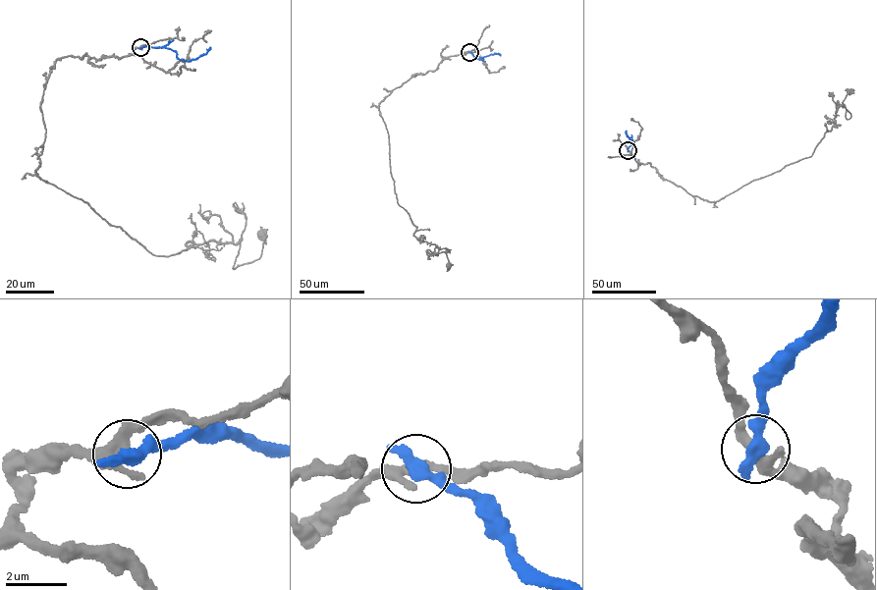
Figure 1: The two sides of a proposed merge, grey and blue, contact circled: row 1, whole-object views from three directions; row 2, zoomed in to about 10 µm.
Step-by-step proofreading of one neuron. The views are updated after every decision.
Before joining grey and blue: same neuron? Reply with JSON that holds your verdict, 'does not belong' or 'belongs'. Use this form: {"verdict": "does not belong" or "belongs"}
{"verdict": "does not belong"}

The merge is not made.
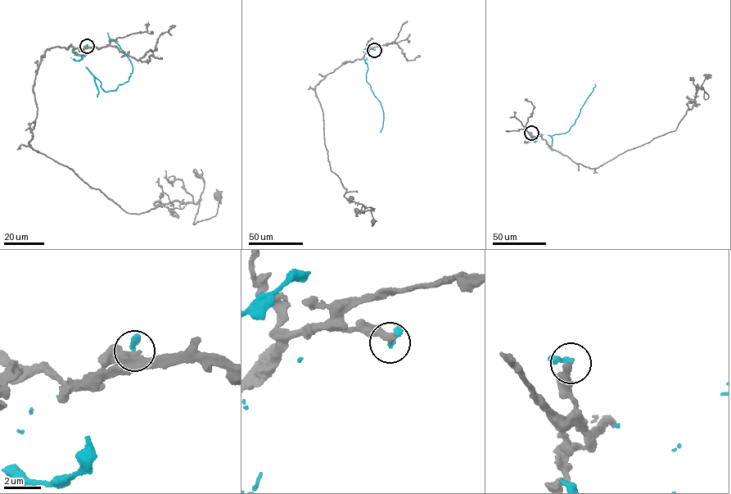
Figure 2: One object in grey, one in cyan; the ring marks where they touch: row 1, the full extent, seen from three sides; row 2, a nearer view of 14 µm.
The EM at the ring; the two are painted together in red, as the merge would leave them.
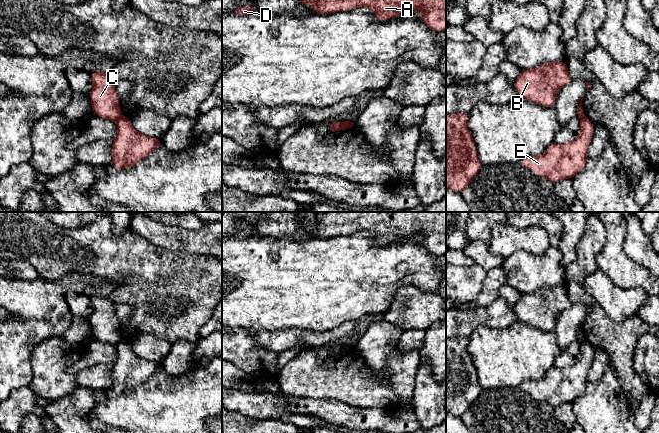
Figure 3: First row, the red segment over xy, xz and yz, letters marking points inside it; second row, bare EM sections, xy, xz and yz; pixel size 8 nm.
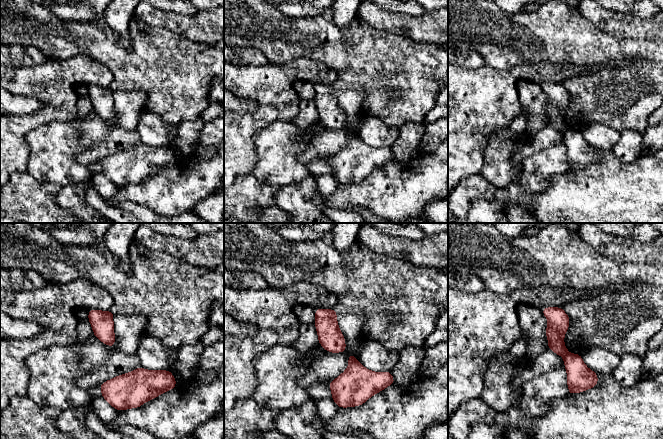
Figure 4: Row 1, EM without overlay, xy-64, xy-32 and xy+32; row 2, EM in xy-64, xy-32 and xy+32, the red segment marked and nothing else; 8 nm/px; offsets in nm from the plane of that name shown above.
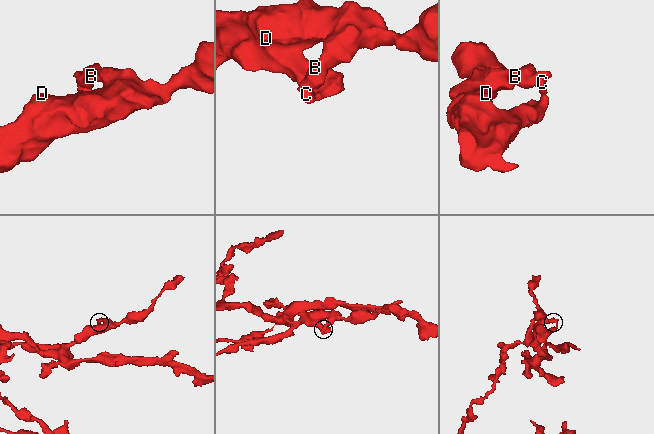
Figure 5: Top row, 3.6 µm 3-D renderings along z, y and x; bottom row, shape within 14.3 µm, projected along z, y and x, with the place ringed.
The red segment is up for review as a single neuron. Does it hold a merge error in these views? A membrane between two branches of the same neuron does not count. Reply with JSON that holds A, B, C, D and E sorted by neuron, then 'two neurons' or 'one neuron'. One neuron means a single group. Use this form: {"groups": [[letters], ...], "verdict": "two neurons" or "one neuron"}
{"groups": [["A", "B", "C"], ["D", "E"]], "verdict": "two neurons"}

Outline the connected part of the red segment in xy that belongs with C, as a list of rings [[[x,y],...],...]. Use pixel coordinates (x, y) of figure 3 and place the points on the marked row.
[[[92,72],[90,77],[93,83],[90,100],[94,115],[116,121],[122,114],[115,79],[107,72]]]

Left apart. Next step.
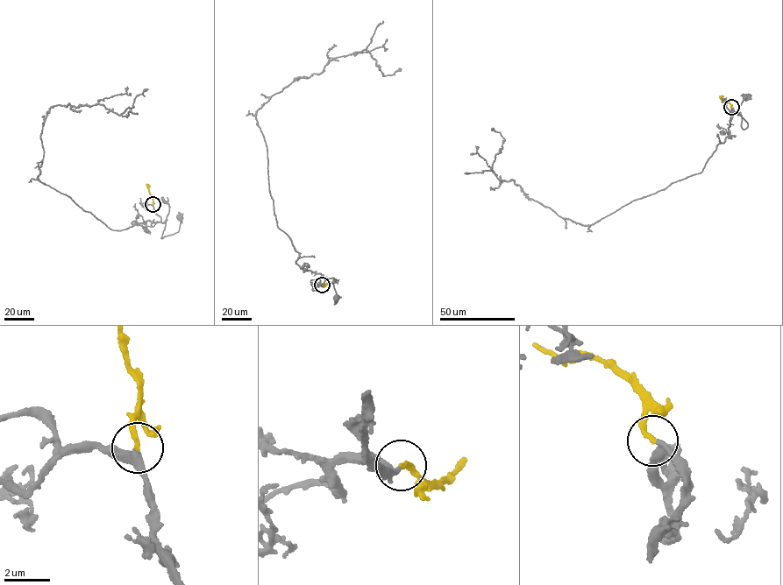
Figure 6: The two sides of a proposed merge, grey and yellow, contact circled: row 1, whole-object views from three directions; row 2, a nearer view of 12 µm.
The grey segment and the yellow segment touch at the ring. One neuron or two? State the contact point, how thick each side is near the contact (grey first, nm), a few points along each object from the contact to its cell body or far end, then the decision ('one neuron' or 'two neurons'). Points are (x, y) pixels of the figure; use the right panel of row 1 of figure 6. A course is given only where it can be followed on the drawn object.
place (731, 107); calibres 320 and 220 nm; course grey (731, 108), (729, 121), (740, 113), (741, 127), (745, 129), (747, 123), (738, 113), (746, 97); course yellow (731, 108), (719, 96), (723, 96); one neuron

